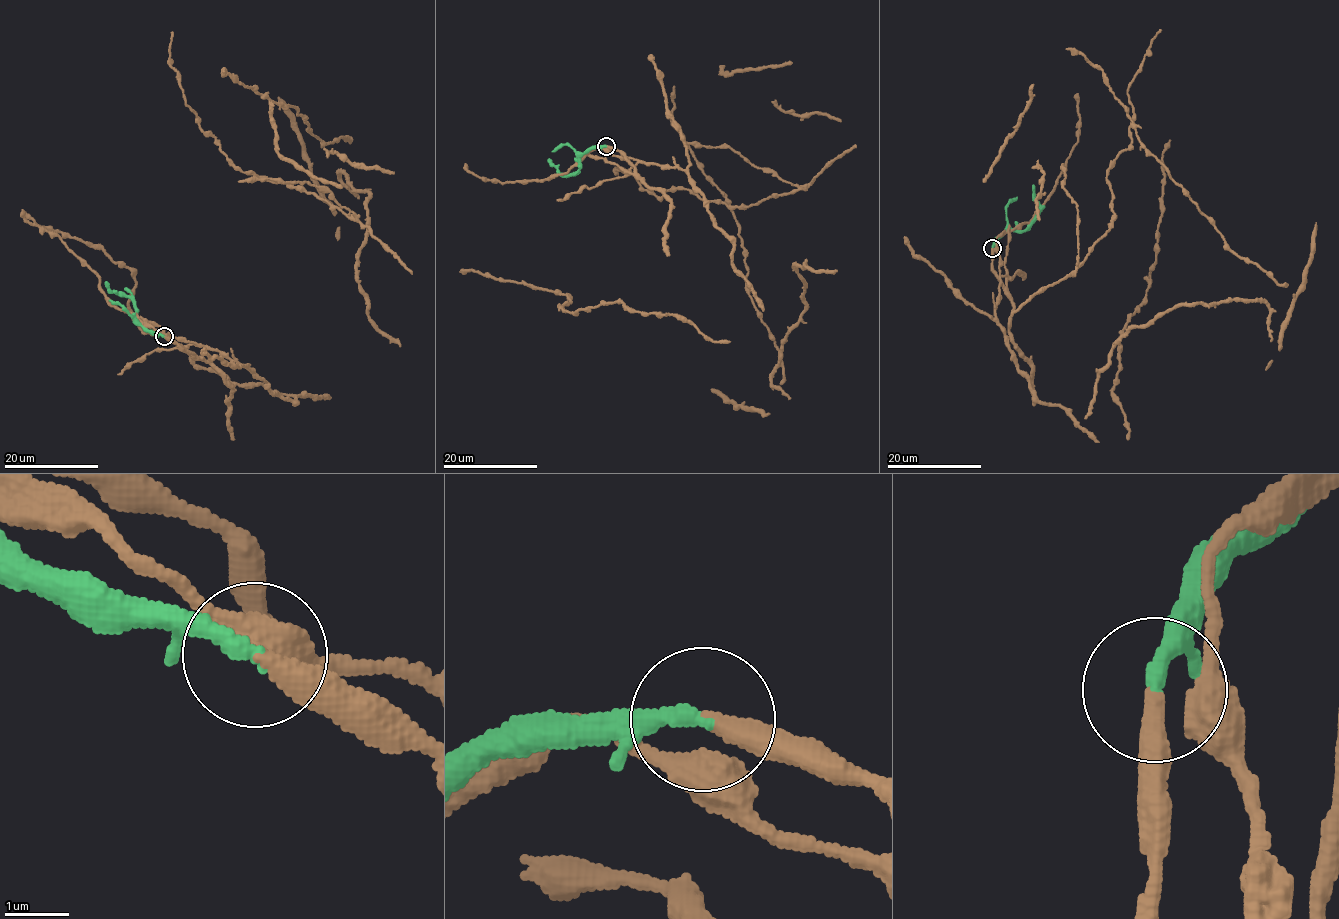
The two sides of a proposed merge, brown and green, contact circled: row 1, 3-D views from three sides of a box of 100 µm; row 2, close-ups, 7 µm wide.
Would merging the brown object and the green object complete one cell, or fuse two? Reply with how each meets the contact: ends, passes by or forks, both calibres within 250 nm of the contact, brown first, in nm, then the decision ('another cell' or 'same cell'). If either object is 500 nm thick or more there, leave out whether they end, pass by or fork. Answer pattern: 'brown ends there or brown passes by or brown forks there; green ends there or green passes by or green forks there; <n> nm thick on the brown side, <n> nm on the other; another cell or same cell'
brown forks there; green ends there; 240 nm thick on the brown side, 260 nm on the other; same cell

